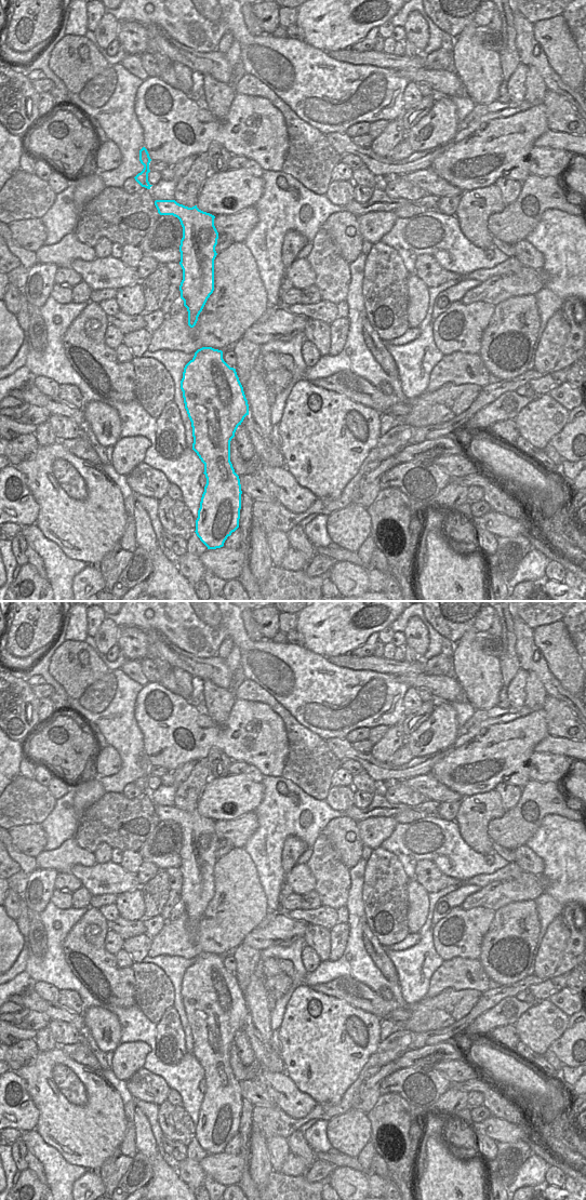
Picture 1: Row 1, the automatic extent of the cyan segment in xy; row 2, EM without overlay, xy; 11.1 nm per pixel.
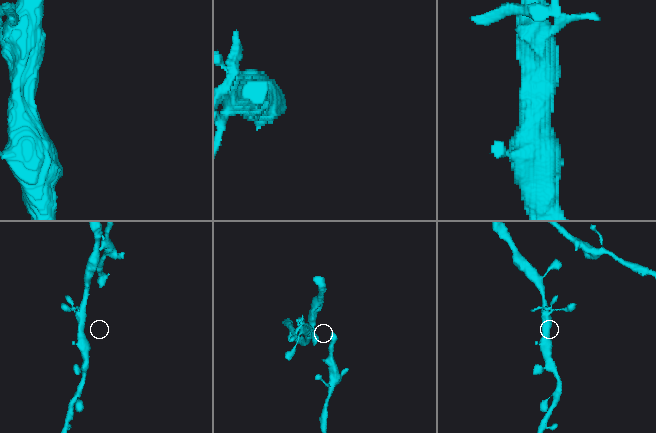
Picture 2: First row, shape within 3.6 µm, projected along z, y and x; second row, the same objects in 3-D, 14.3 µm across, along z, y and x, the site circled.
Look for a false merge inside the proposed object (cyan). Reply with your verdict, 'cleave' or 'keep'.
keep

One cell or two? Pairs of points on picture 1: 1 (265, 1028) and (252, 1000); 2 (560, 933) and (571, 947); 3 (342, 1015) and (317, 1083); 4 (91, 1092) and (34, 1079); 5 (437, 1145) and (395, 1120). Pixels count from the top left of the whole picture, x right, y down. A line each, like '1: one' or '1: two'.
1: one
2: two
3: one
4: one
5: two

